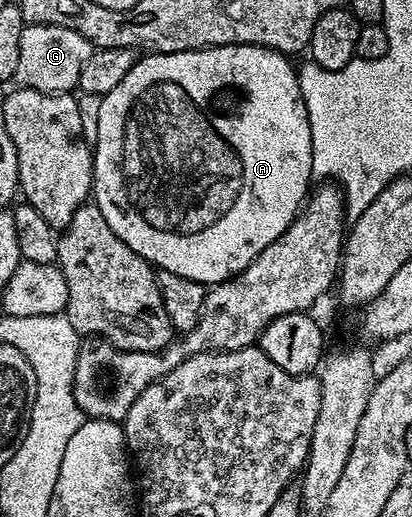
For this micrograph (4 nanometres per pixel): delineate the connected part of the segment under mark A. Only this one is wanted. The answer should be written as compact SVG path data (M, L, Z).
M244 43L202 47L200 51L164 55L147 53L136 58L133 69L129 69L129 73L125 73L125 77L117 81L116 87L109 94L98 100L99 112L95 115L93 203L95 199L106 227L113 229L113 233L121 237L121 241L125 241L129 249L133 249L133 253L146 259L159 271L177 273L177 277L189 277L189 281L204 285L224 283L231 276L241 274L266 247L273 245L273 241L277 241L277 237L285 233L285 229L289 229L289 225L304 206L313 183L313 143L309 117L299 88L299 76L293 63L291 67L291 62L282 51Z

